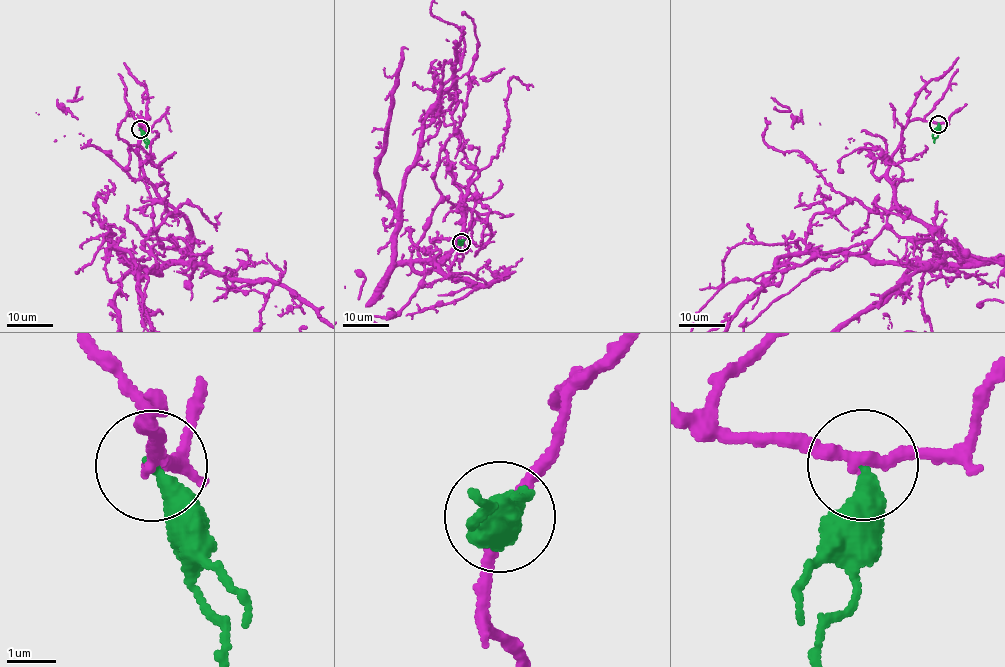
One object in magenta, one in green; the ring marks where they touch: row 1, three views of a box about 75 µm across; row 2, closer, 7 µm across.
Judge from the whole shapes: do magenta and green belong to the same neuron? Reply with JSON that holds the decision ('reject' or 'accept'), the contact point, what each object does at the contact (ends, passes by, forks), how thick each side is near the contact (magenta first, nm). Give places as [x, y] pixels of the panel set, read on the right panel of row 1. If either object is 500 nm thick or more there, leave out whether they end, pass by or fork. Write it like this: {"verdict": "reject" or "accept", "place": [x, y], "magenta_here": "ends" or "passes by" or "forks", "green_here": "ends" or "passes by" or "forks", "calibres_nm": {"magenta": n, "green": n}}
{"verdict": "reject", "place": [938, 124], "magenta_here": "passes by", "green_here": "ends", "calibres_nm": {"magenta": 240, "green": 320}}

